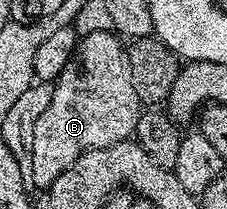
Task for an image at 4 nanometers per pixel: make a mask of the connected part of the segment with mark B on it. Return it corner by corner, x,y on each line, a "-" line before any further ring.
110,29
107,30
95,30
84,38
82,35
69,64
65,64
53,83
49,108
38,117
37,124
33,127
32,162
29,165
29,182
32,187
46,188
85,152
126,142
135,133
141,103
131,83
131,74
127,71
127,51
124,43

